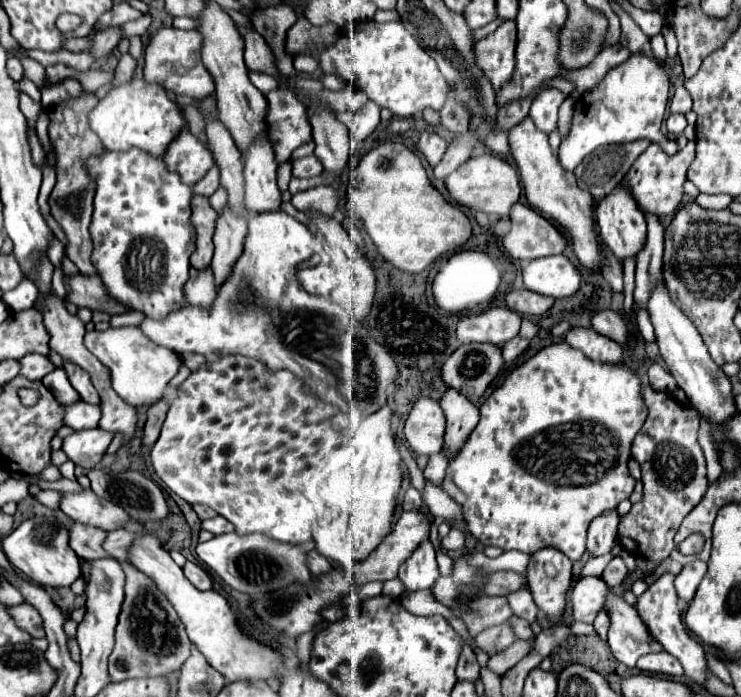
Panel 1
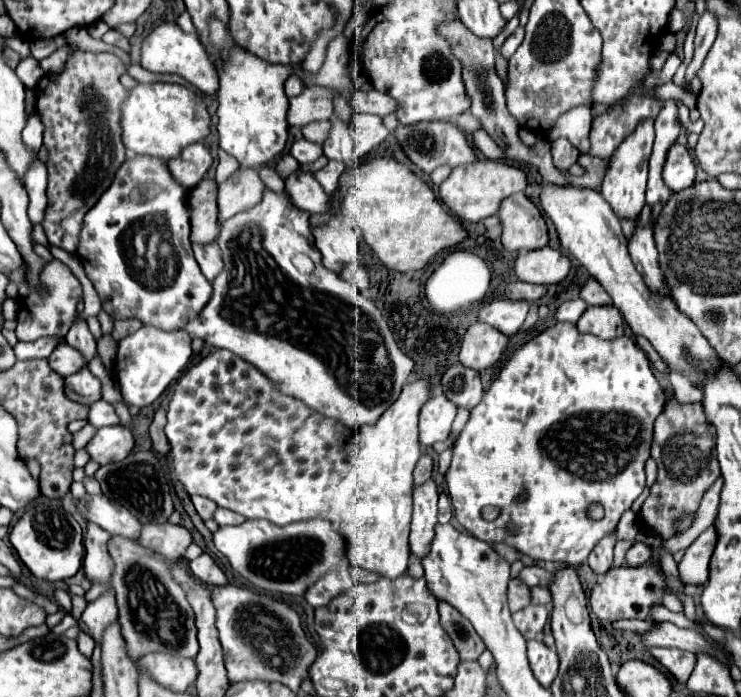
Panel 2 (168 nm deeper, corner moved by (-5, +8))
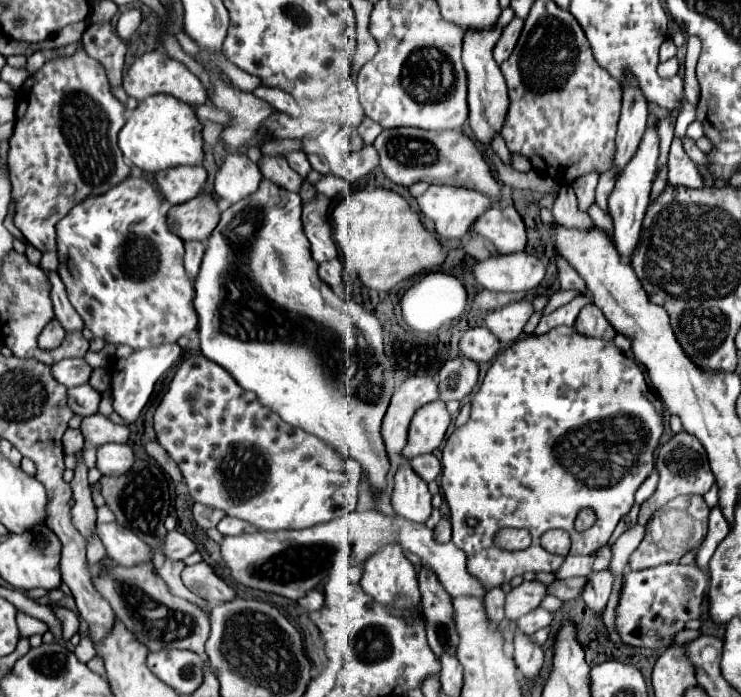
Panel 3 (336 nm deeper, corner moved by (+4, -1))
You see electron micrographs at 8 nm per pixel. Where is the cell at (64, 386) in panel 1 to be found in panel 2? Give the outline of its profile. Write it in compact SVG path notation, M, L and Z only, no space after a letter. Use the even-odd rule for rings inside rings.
M88 368L78 370L78 374L64 378L66 396L78 404L90 404L100 400L100 380L90 374Z

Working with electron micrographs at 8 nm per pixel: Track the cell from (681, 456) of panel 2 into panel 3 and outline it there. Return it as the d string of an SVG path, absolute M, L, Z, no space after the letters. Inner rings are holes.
M685 431L673 435L663 447L659 447L657 471L659 471L659 485L657 485L657 491L653 493L653 497L641 505L641 511L639 511L641 525L647 525L653 511L663 507L673 497L677 497L677 495L705 495L711 489L711 485L715 483L713 471L709 467L709 459L705 455L705 447L697 439L693 439L693 435L689 435Z

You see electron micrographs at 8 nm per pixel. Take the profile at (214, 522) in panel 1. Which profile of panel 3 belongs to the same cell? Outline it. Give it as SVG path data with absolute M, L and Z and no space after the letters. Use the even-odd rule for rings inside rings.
M225 517L217 529L223 533L223 535L241 535L241 533L249 533L249 531L257 531L251 523L245 523L243 519L233 519L233 517Z

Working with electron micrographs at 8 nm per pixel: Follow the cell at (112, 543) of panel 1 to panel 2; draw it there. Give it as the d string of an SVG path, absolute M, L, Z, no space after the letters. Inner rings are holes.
M144 524L138 536L138 544L162 554L164 558L182 558L184 550L192 542L190 532L178 524Z

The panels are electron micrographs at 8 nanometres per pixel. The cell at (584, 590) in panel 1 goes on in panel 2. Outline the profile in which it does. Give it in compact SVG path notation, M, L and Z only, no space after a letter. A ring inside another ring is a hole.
M638 566L638 568L612 568L608 570L590 592L590 608L600 620L620 620L620 618L638 618L646 620L650 604L660 602L662 588L666 588L664 574L660 566Z

